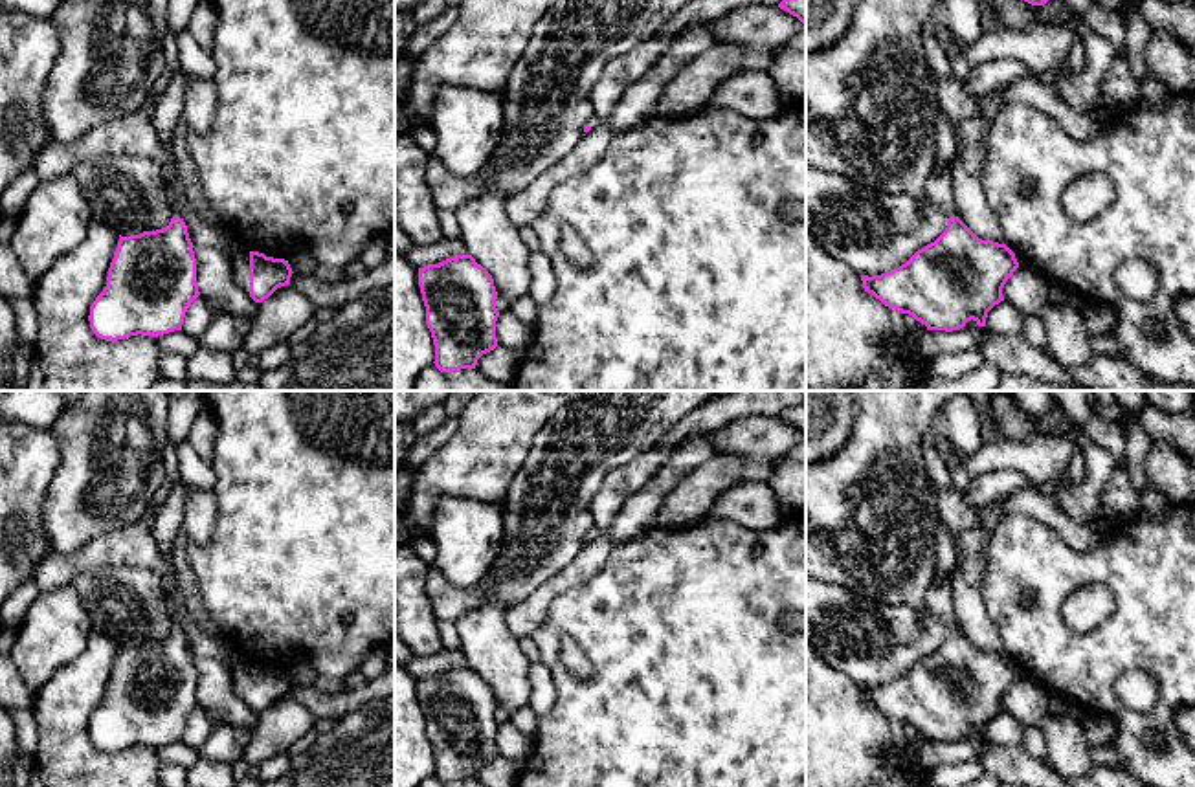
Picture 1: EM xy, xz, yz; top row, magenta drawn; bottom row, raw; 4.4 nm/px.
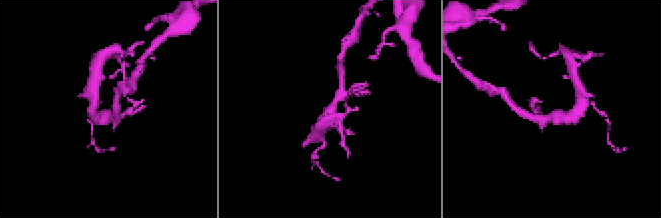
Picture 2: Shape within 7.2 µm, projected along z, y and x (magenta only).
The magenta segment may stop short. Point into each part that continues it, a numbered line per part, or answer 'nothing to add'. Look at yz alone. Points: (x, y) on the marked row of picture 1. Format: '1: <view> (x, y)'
1: yz (938, 189)

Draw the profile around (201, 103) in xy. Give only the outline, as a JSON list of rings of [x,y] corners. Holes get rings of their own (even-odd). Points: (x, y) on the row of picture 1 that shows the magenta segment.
[[[187,75],[187,92],[182,117],[193,132],[207,132],[218,106],[218,92],[213,81]]]

